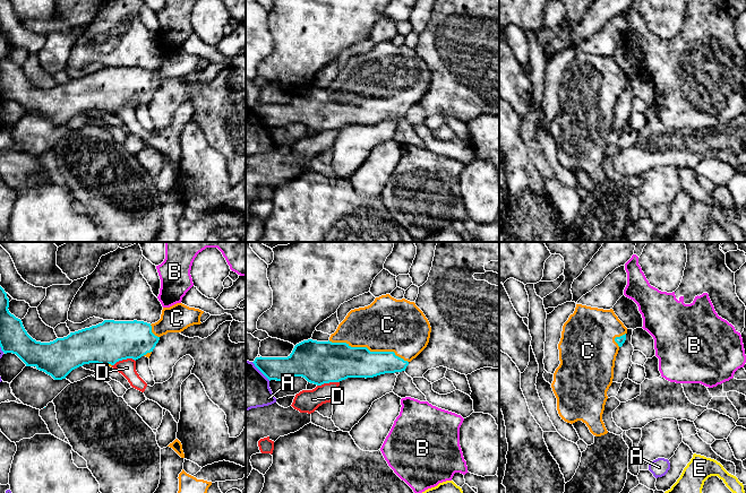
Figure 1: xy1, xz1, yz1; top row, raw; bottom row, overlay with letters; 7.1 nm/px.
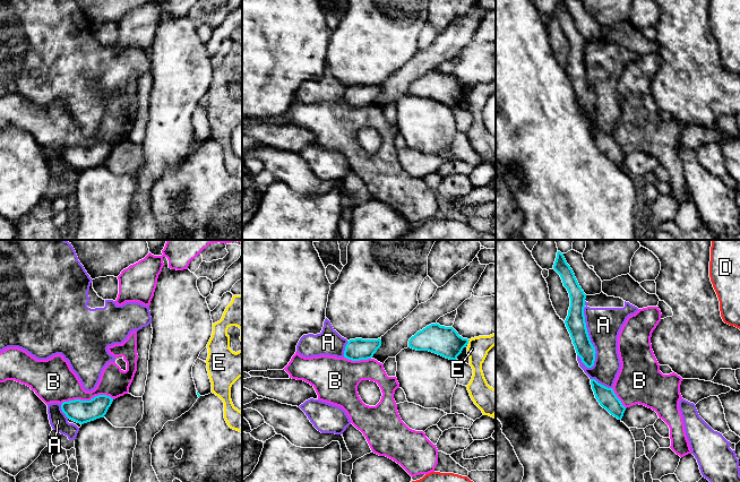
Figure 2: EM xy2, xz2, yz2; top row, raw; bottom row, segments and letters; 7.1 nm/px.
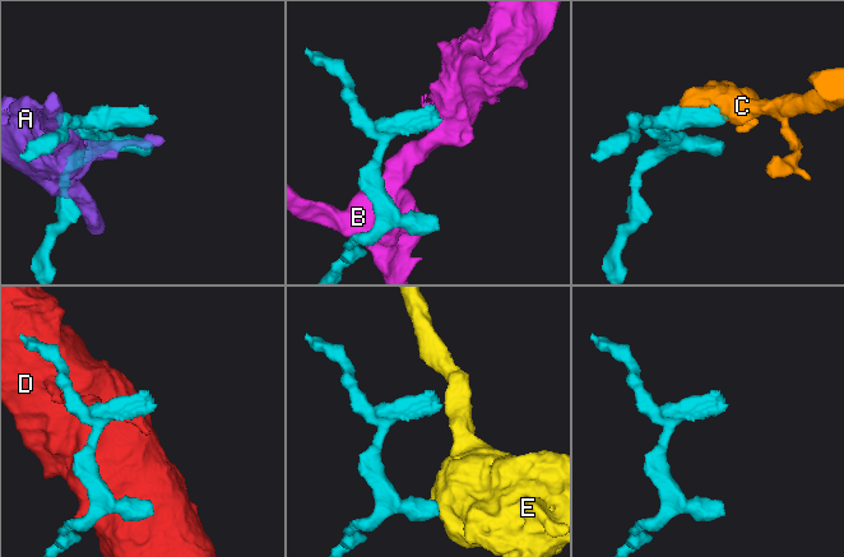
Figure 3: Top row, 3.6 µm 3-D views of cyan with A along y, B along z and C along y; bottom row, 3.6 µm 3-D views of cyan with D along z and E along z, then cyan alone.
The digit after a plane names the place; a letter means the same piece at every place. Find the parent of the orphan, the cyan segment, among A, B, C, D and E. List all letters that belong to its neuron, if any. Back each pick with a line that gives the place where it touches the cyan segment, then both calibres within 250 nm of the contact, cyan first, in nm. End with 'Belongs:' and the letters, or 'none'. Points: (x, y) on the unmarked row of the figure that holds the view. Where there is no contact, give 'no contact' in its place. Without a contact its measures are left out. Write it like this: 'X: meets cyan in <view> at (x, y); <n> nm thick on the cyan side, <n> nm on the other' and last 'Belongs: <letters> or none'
C: meets cyan in xz1 at (367, 95); 280 nm thick on the cyan side, 380 nm on the other
Belongs: C

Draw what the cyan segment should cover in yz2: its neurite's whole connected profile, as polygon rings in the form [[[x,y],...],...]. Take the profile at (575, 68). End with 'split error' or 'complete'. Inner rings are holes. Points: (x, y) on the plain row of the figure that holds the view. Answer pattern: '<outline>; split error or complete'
[[[557,0],[553,16],[560,21],[570,44],[570,53],[565,67],[566,74],[570,80],[577,102],[587,114],[592,114],[596,98],[591,89],[585,69],[584,54],[586,41],[579,33],[563,0]]]; complete

